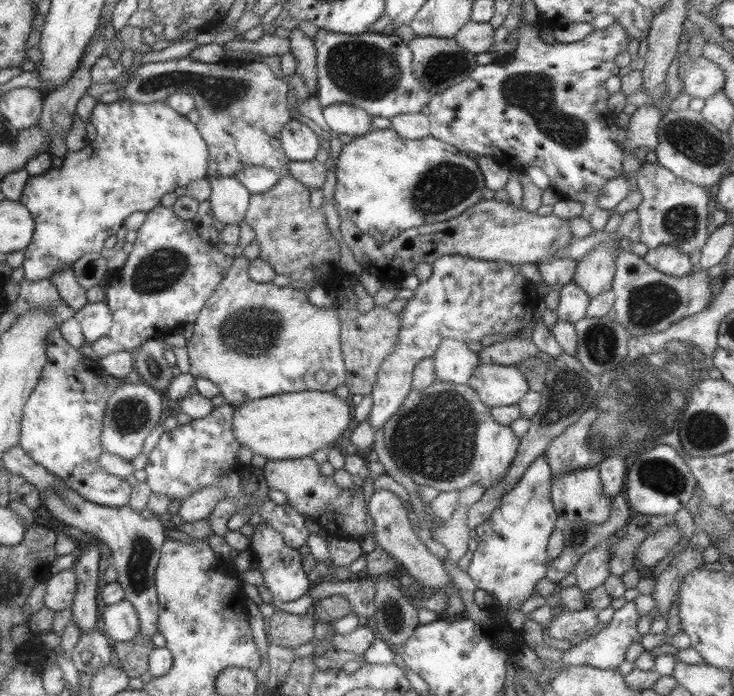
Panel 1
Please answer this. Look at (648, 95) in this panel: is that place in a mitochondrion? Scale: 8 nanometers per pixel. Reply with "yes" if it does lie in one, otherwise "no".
no

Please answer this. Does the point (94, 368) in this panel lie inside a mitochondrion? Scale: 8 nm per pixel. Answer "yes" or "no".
no

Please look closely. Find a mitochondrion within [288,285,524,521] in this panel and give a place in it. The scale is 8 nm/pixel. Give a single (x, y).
(436, 438)

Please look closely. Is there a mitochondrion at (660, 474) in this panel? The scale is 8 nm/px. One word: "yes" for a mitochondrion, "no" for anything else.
yes

